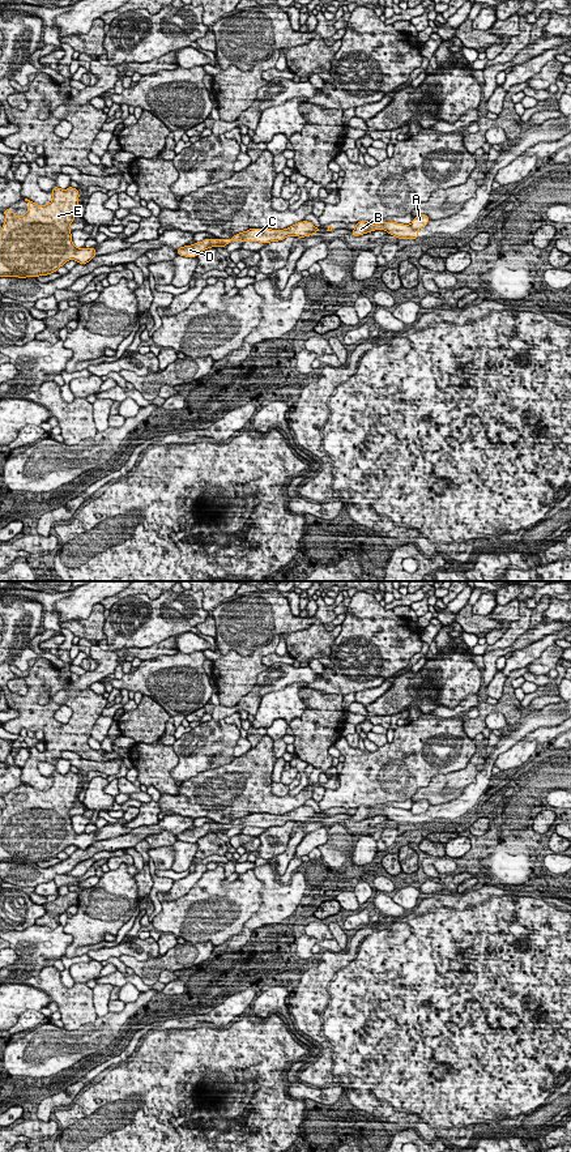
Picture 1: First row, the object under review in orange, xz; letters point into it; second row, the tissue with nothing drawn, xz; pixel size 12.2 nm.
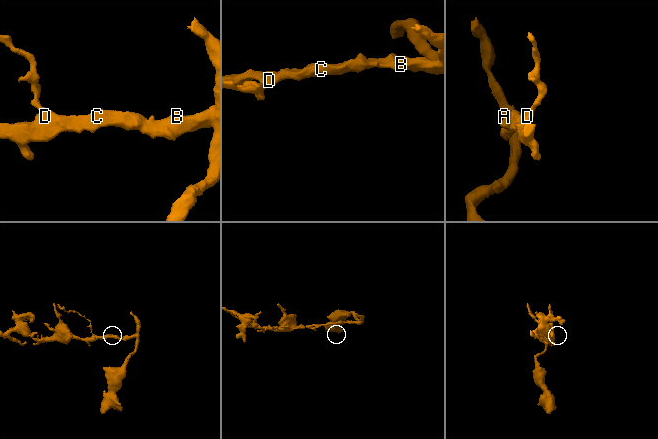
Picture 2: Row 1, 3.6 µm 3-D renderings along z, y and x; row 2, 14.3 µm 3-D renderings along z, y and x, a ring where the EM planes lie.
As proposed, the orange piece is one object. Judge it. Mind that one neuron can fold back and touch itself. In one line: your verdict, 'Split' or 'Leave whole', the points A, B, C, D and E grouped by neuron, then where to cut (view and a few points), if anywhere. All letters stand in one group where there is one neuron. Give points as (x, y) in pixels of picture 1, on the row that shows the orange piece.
Split. Groups: A / B C D E. Split along xz (409, 225), (417, 230)

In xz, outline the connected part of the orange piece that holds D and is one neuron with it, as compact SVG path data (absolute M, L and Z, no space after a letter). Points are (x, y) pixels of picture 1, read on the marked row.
M302 221L298 223L294 223L293 226L289 226L284 230L272 230L272 229L248 229L247 231L235 234L230 239L204 239L203 242L196 242L195 244L183 246L176 249L179 256L186 257L197 257L199 253L203 251L212 248L212 247L225 247L233 240L242 240L243 243L250 242L259 242L259 243L270 243L270 242L278 242L284 240L287 236L298 236L298 238L306 238L310 235L314 235L316 231L319 231L318 227L314 226L312 222Z

